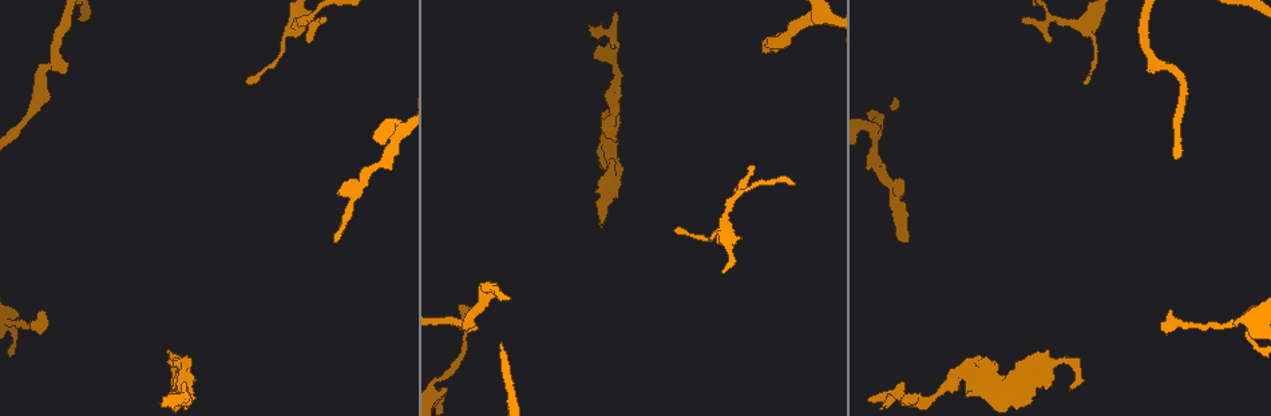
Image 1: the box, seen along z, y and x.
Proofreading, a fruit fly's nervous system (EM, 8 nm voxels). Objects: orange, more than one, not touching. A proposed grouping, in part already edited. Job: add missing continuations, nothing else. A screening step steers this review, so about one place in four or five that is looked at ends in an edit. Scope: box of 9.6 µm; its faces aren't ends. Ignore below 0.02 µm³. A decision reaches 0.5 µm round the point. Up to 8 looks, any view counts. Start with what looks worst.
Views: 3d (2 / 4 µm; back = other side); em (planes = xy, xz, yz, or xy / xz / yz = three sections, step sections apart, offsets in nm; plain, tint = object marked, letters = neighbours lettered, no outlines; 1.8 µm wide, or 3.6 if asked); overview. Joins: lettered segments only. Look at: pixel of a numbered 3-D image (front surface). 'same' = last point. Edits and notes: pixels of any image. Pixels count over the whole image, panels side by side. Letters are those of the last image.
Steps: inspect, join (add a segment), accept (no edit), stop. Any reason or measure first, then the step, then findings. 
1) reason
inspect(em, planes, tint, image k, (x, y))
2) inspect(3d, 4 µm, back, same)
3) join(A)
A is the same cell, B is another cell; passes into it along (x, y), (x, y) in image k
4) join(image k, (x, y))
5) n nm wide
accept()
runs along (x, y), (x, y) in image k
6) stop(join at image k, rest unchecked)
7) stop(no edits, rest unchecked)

tapers out
inspect(3d, 2 µm, image 1, (175, 354))

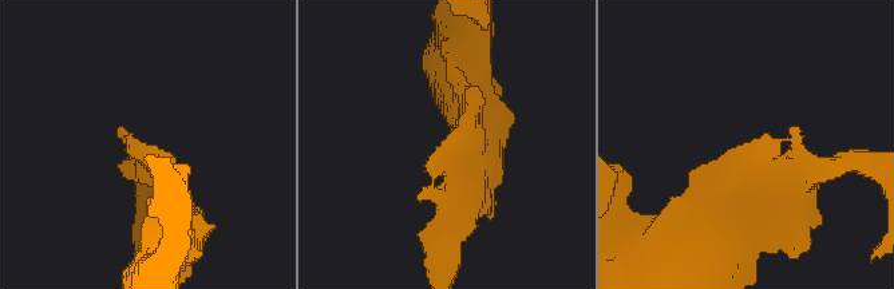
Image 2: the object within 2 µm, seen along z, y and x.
inspect(em, xy, step 8, letters, image 2, (456, 126))

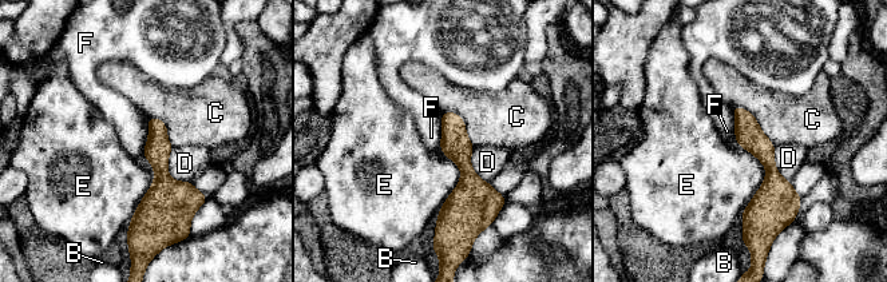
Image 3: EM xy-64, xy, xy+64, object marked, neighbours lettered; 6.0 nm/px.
inspect(em, planes, letters, same)

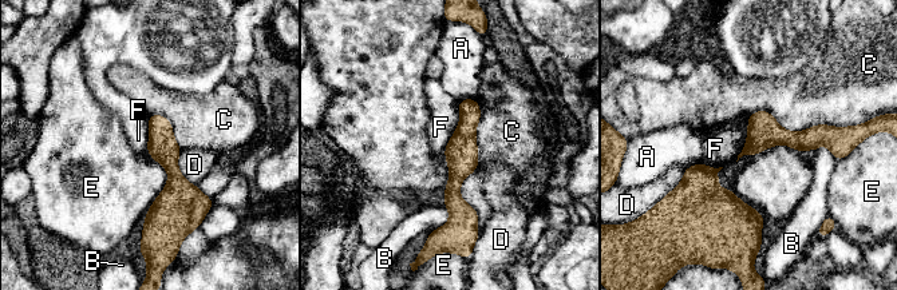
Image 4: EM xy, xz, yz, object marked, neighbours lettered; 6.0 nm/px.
170 nm wide
accept()
A, B, C, D, E and F are other cells; border along (747, 130), (747, 140), (738, 155) in image 4; none of them fits

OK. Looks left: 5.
tapers out
inspect(em, planes, letters, image 1, (909, 239))

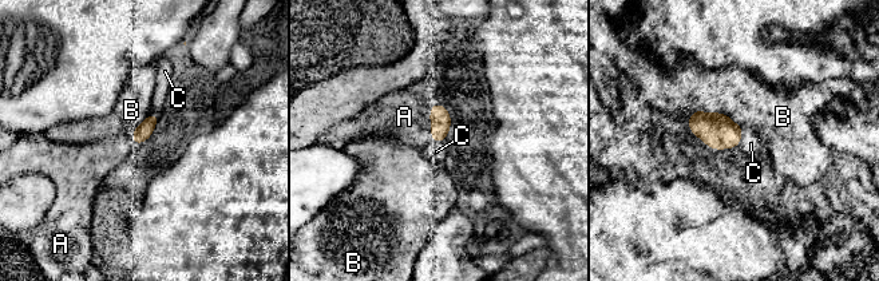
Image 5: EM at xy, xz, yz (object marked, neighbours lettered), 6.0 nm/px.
join(A)
A is the same cell, B and C are other cells; it goes on there

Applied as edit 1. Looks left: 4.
narrows sharply
inspect(em, xz, step 8, letters, image 1, (463, 338))

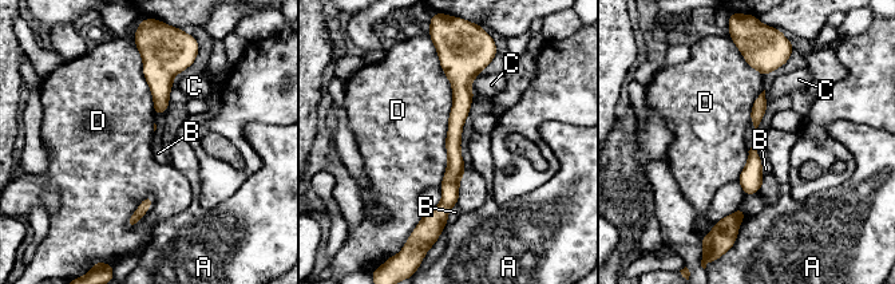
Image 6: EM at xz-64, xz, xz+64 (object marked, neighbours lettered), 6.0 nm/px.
accept()
A, B, C and D are other cells; none of them fits

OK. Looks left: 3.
stop(join at image 5, rest unchecked)

